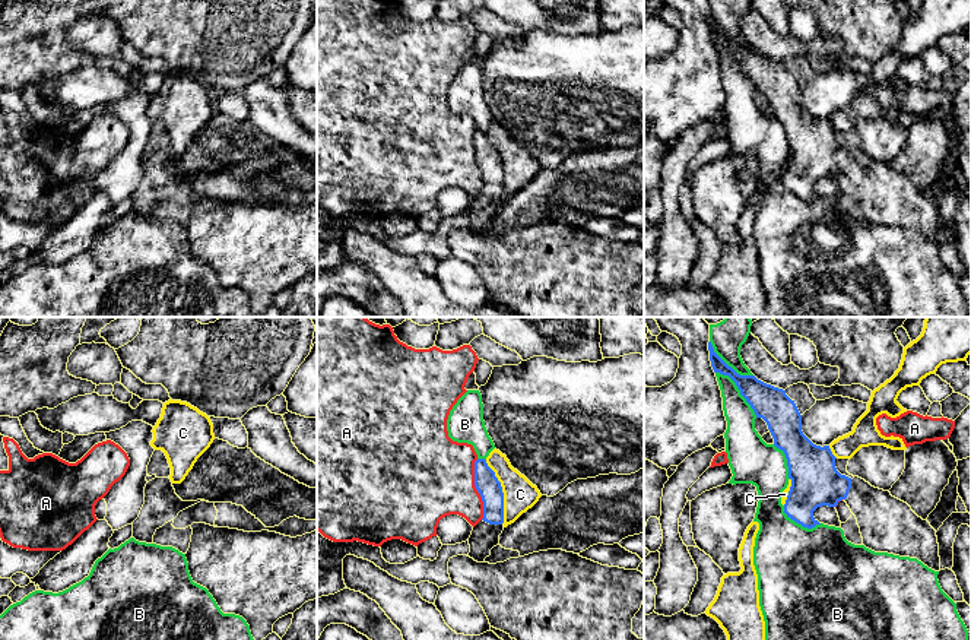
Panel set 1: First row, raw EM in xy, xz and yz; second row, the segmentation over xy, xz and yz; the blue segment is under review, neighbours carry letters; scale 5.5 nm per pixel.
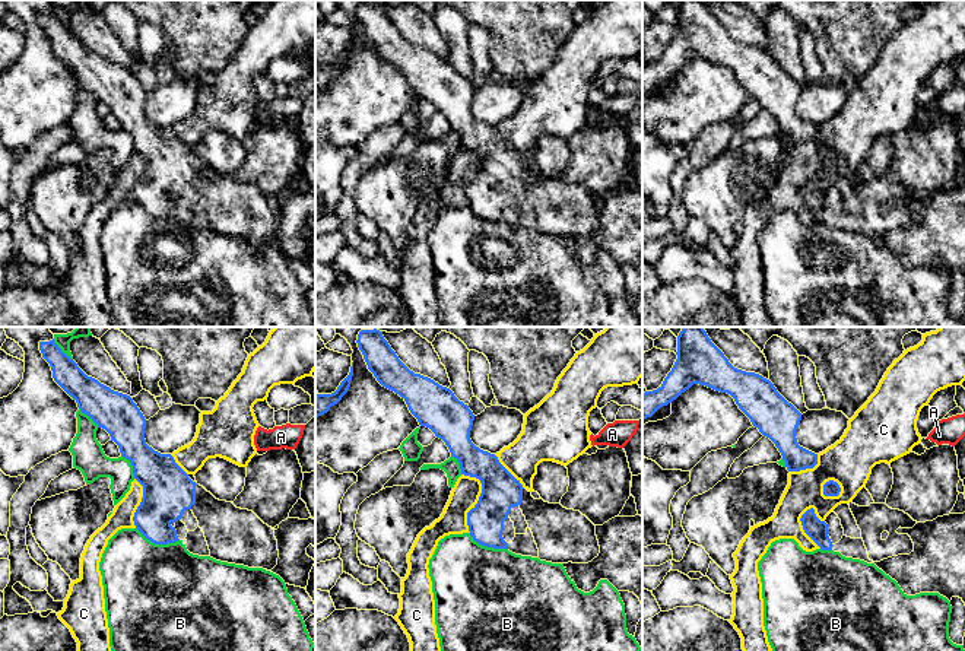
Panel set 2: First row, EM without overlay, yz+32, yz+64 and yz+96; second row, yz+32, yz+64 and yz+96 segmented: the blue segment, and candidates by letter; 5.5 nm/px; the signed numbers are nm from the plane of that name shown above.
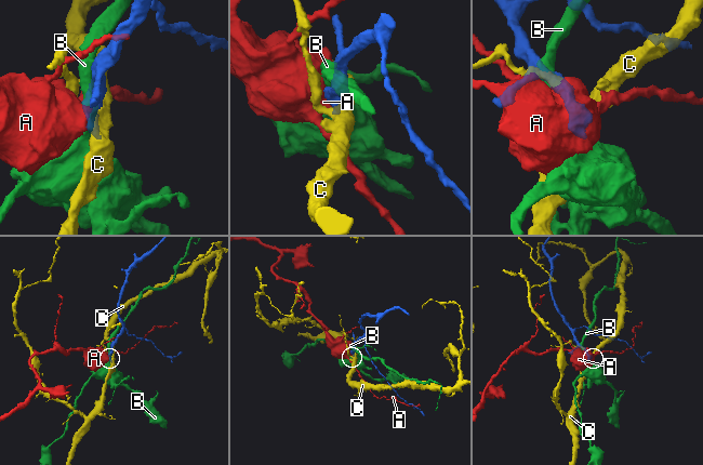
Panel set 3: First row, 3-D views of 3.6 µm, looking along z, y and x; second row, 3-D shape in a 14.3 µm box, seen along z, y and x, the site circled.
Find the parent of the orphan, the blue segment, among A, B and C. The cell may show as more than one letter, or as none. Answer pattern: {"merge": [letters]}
{"merge": []}

